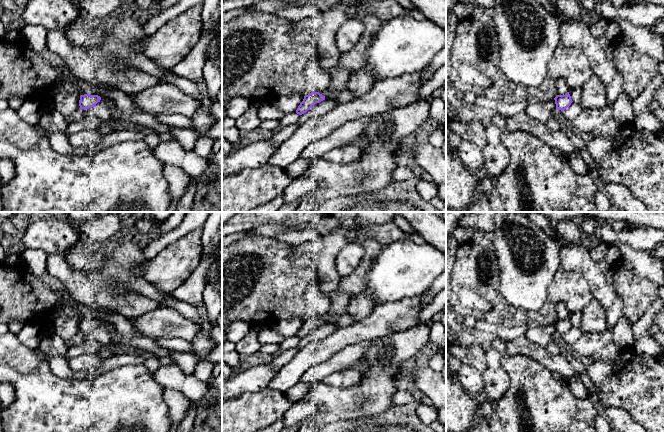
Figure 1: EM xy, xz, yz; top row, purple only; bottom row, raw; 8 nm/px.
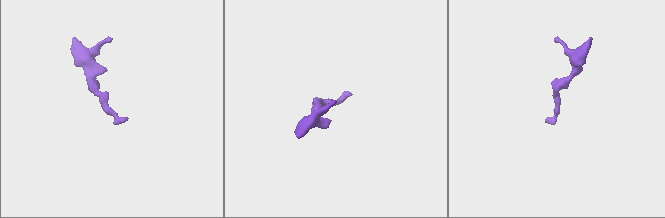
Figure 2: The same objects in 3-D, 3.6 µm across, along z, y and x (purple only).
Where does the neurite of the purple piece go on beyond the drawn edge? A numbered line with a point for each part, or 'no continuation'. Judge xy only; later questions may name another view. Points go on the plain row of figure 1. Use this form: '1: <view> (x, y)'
1: xy (35, 259)

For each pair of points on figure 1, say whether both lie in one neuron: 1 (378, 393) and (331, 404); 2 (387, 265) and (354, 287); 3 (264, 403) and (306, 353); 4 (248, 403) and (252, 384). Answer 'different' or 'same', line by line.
1: same
2: different
3: different
4: different

